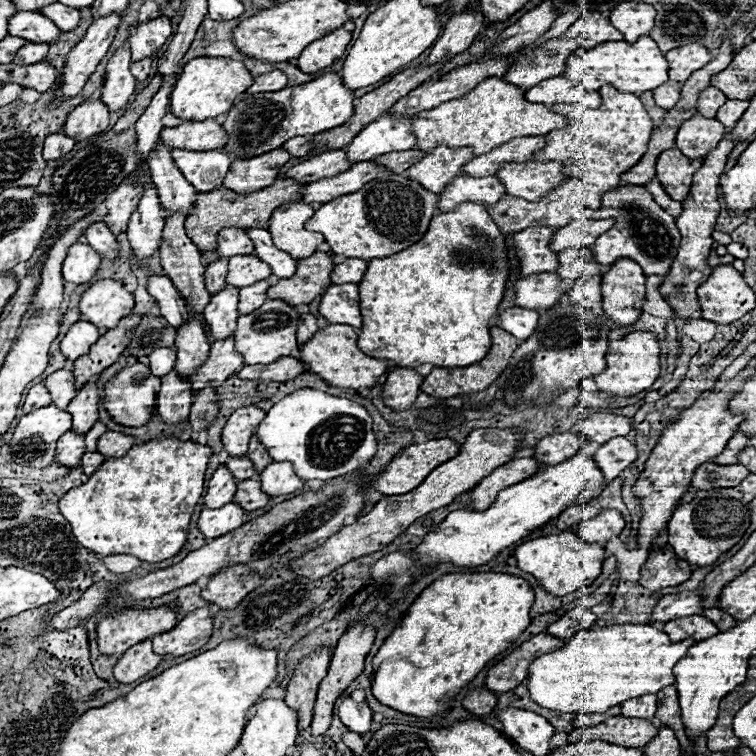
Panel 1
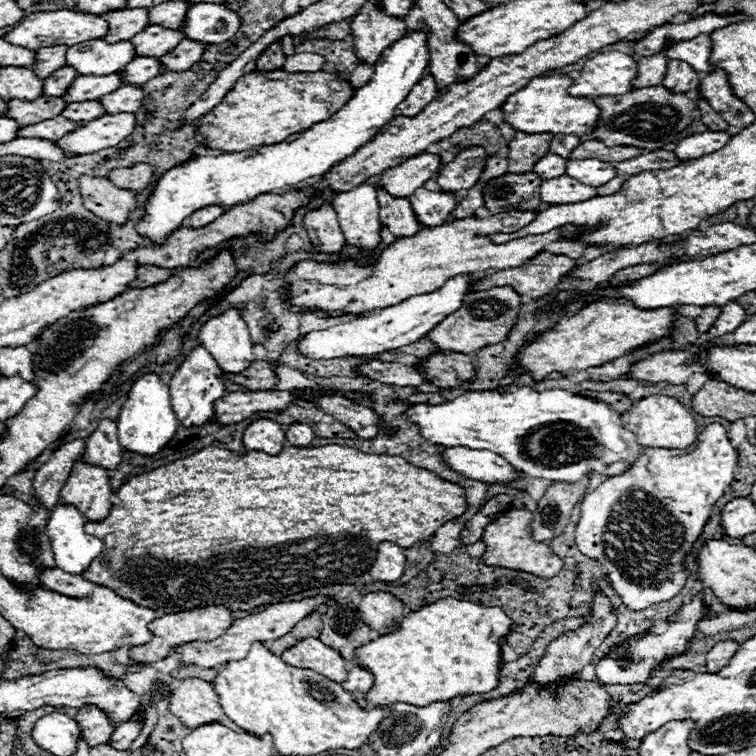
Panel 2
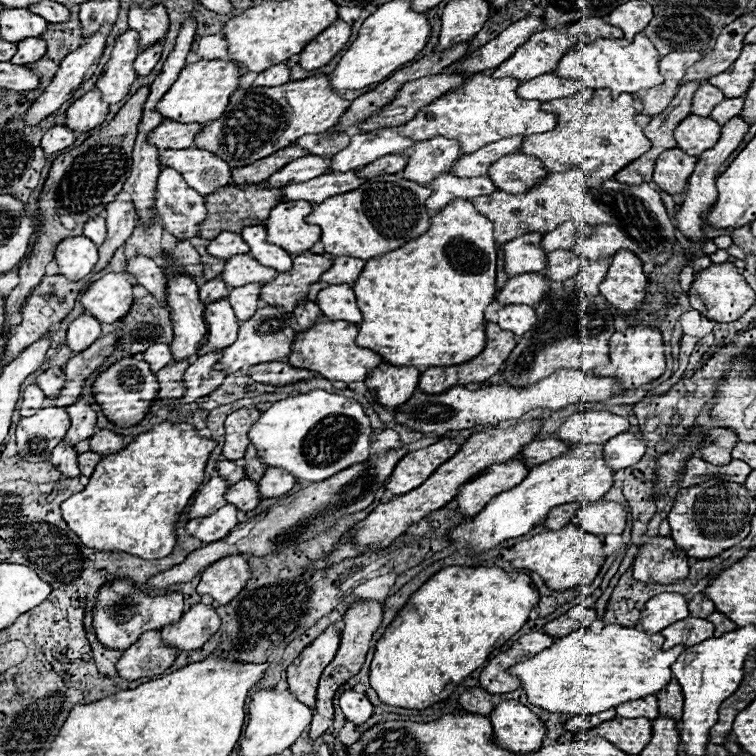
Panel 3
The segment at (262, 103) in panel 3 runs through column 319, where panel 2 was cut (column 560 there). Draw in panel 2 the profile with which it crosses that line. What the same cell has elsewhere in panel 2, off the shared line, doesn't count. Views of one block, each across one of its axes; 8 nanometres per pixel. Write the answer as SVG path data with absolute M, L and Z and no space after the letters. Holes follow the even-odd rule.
M542 76L530 80L502 104L504 122L514 130L528 134L574 134L578 138L592 134L592 128L600 120L600 108L596 108L590 98L570 96L570 84L574 84L574 78L570 76Z

